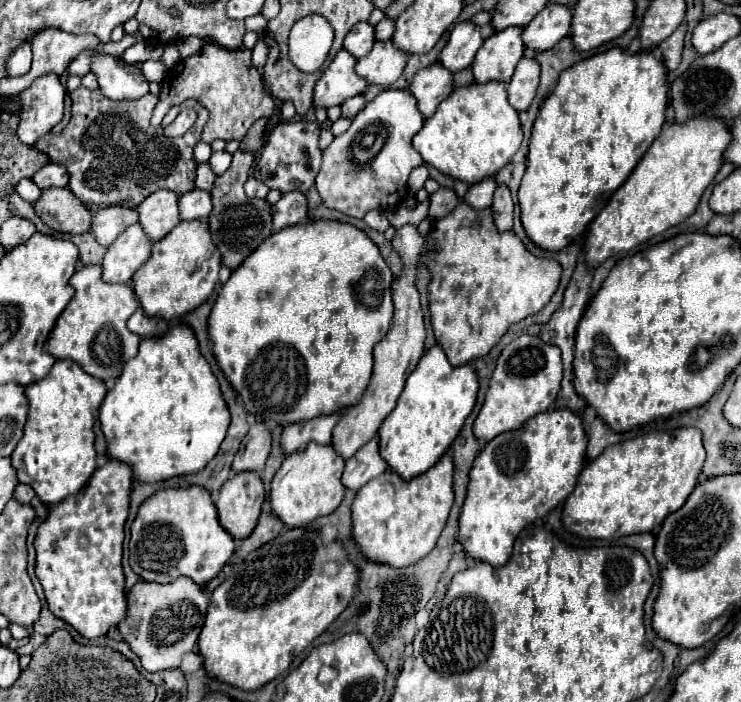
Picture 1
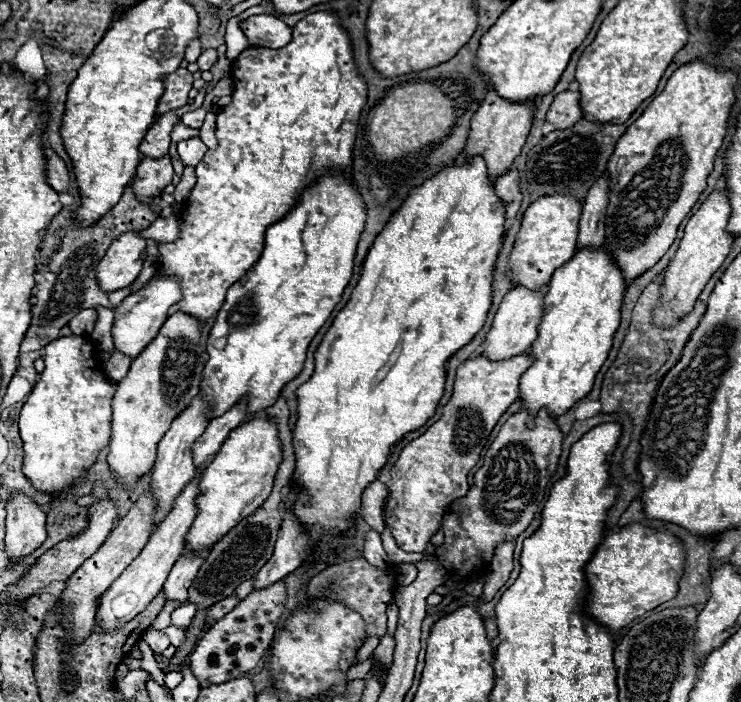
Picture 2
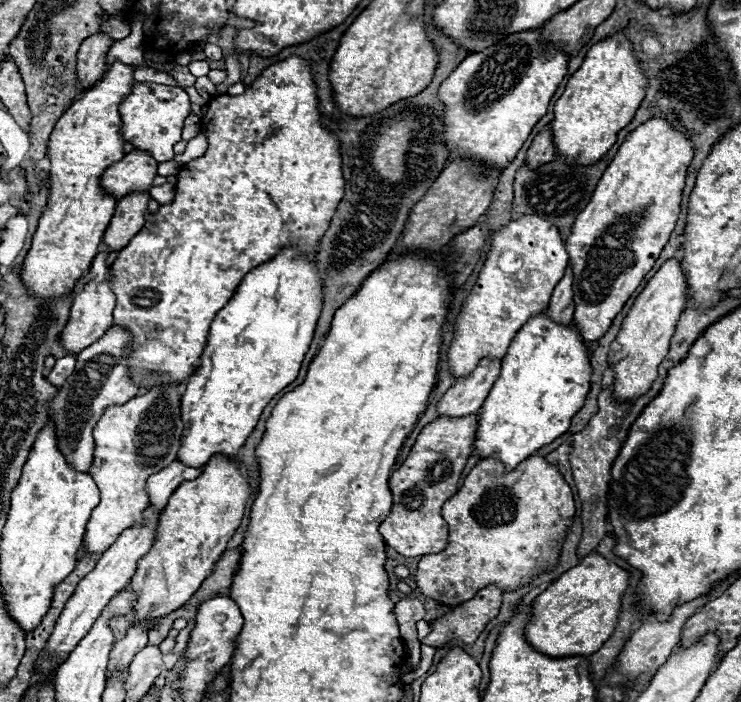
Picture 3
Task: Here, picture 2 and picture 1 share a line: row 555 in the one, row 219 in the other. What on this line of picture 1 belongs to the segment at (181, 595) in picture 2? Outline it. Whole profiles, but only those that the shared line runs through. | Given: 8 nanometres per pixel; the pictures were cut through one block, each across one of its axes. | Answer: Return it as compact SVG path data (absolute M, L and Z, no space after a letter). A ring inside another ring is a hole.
M194 188L180 196L180 218L182 220L206 220L212 212L212 194L208 190Z

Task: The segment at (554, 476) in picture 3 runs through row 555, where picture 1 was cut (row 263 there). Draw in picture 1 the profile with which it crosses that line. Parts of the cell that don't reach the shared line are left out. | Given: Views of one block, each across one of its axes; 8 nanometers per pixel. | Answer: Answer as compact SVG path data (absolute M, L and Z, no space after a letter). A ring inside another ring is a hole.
M460 202L460 206L456 206L452 214L436 220L428 238L428 248L438 250L432 258L426 260L432 274L432 284L428 286L432 328L452 366L462 366L486 356L504 336L510 324L540 312L554 296L562 276L562 266L556 260L540 258L528 252L522 240L512 230L498 232L490 208L476 210L466 202Z

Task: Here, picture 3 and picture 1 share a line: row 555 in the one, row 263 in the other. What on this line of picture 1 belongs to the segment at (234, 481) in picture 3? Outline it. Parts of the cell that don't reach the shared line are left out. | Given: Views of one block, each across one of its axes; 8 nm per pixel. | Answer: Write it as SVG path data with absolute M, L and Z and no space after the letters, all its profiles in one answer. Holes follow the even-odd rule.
M192 220L180 222L168 236L154 242L152 258L136 272L132 278L134 292L142 310L148 316L160 316L164 320L182 318L184 314L198 308L214 292L222 258L212 242L212 232L208 222Z

